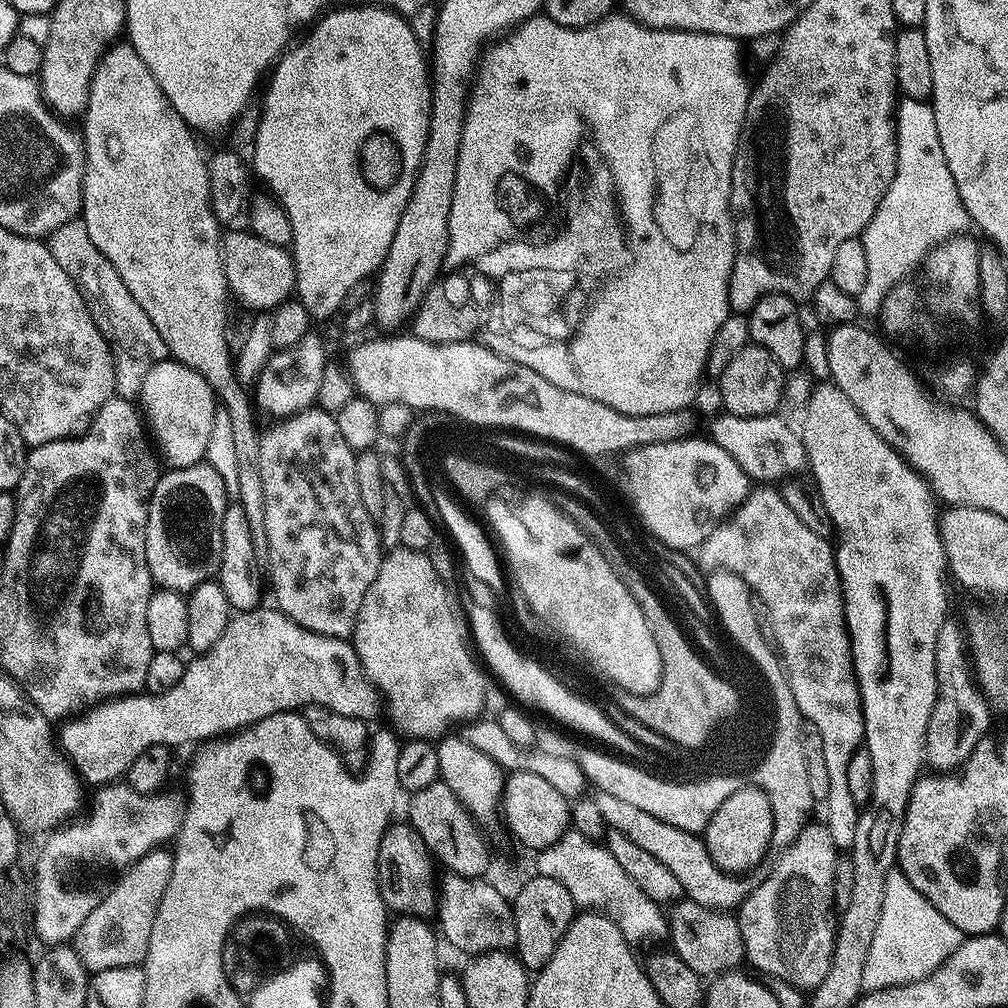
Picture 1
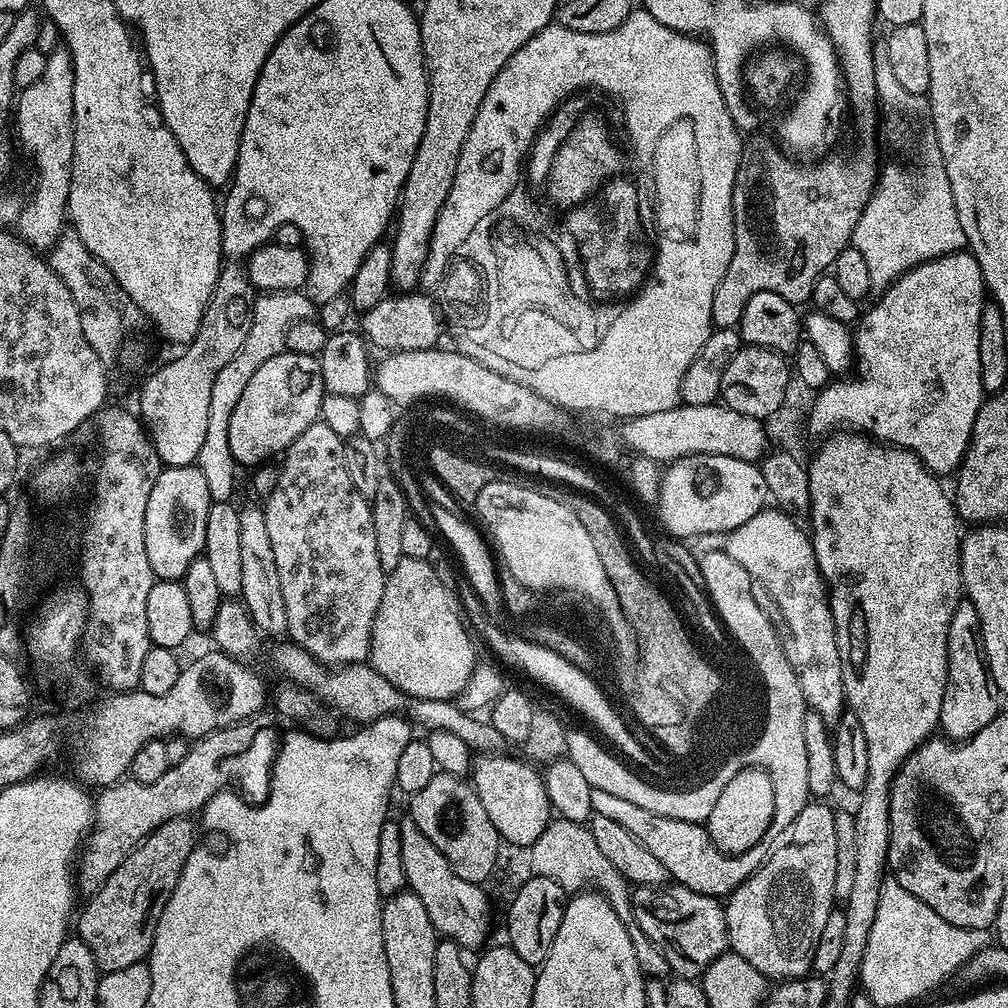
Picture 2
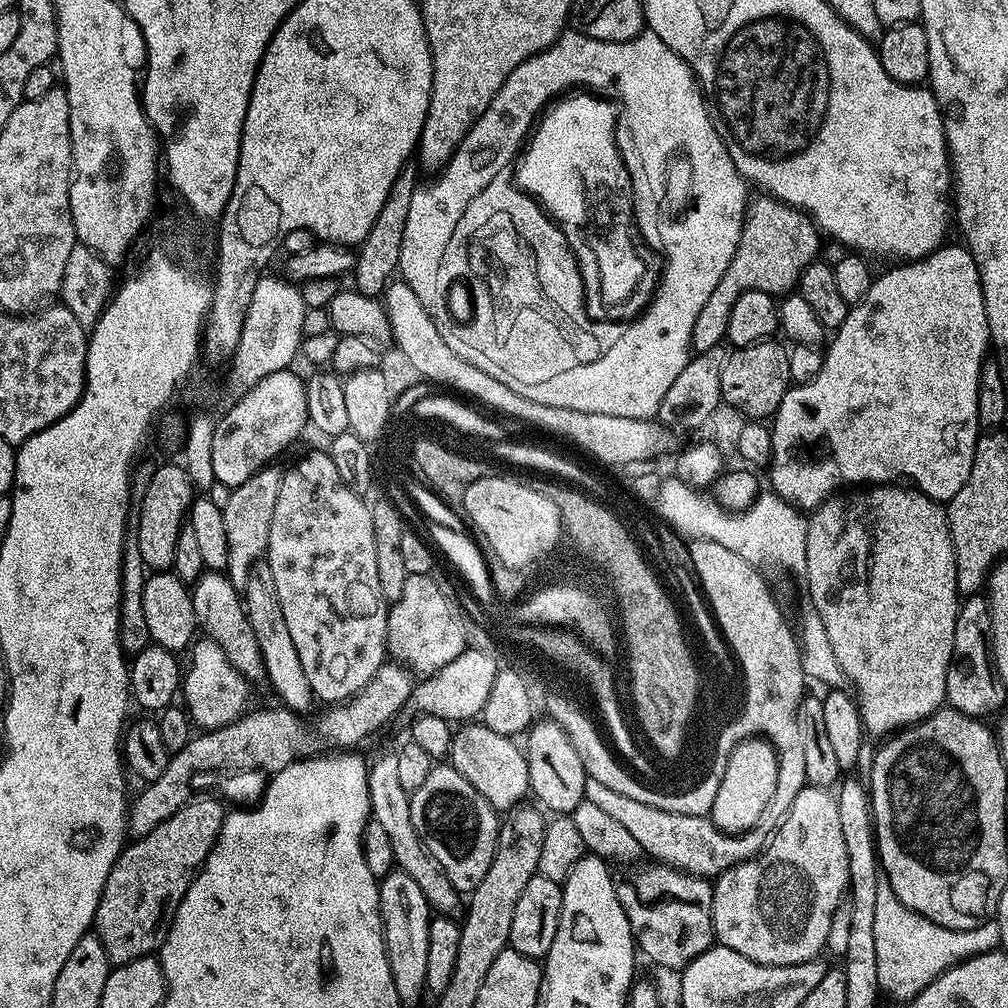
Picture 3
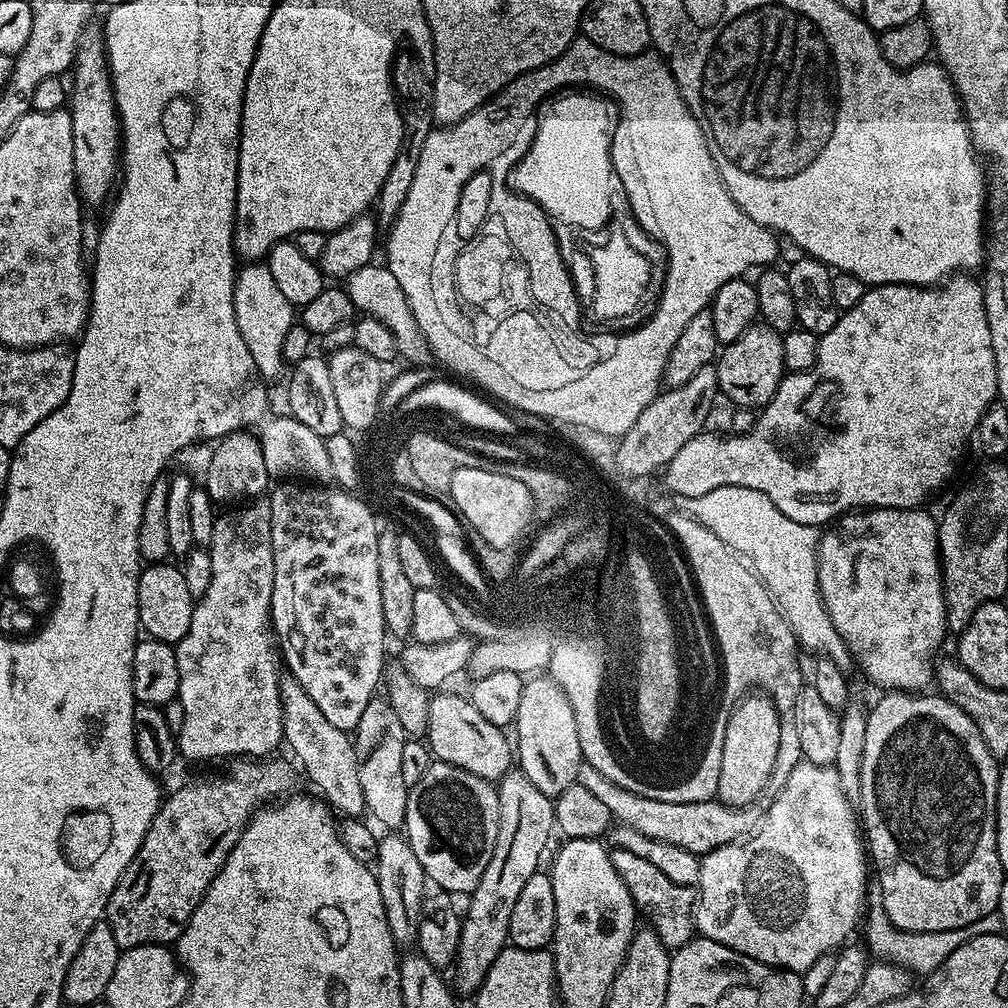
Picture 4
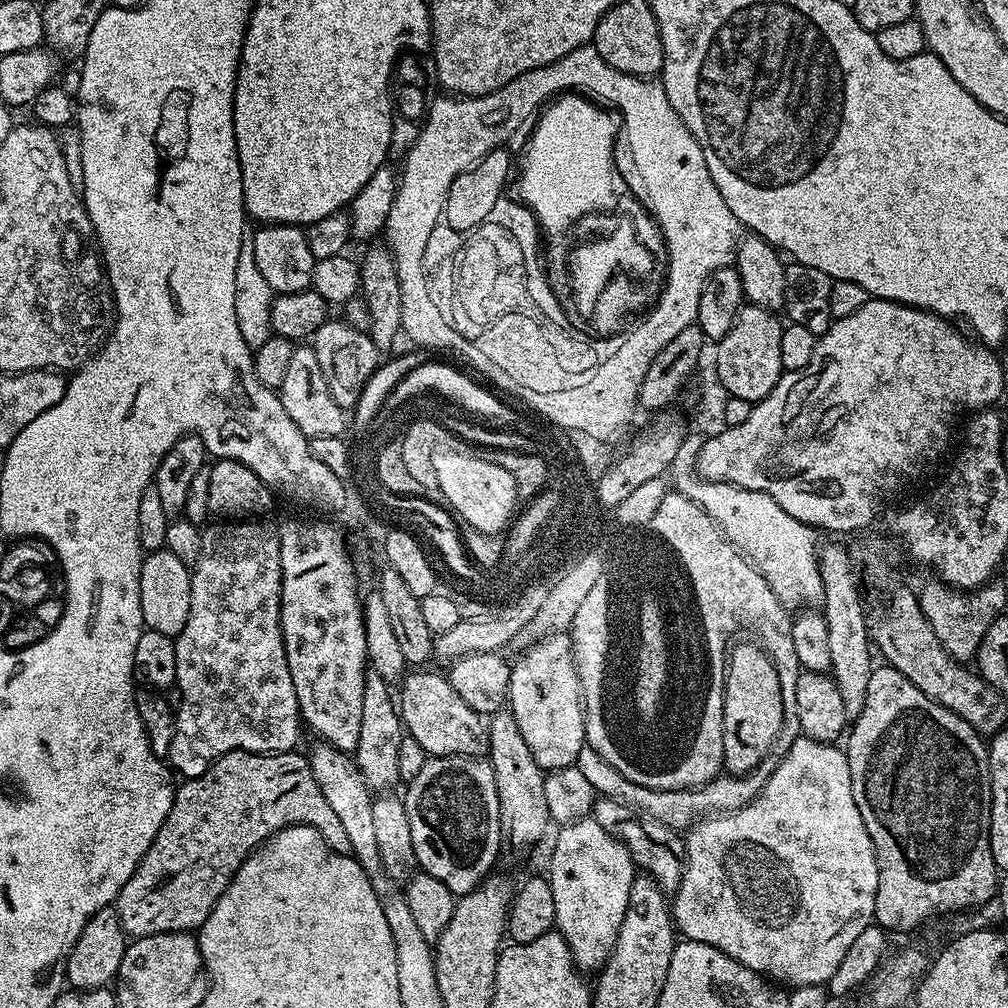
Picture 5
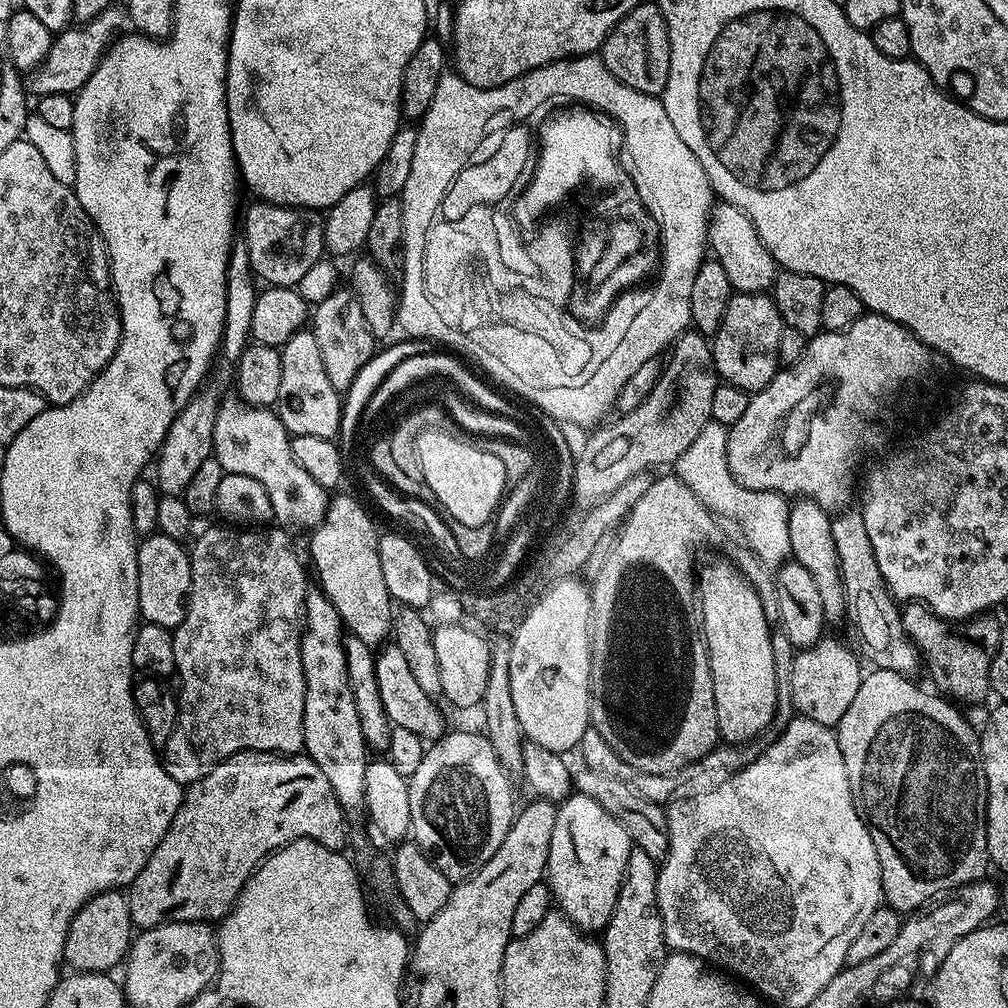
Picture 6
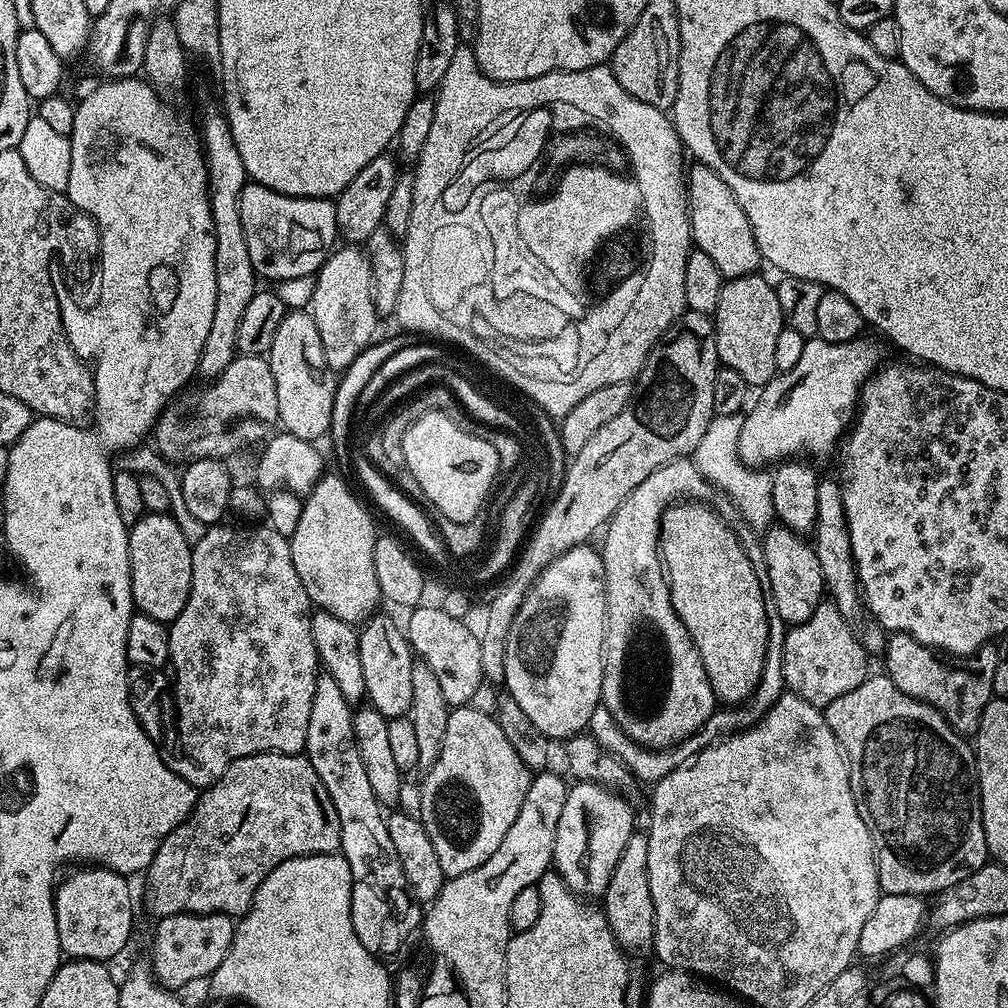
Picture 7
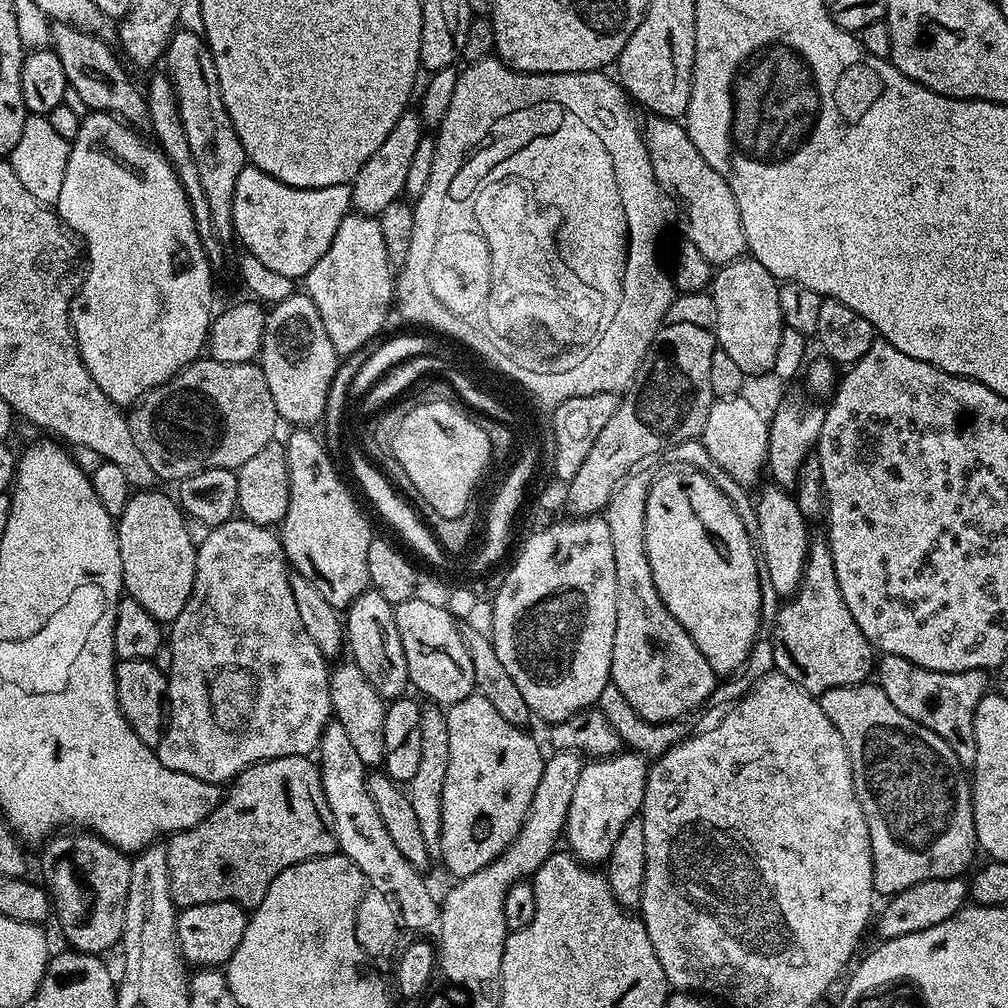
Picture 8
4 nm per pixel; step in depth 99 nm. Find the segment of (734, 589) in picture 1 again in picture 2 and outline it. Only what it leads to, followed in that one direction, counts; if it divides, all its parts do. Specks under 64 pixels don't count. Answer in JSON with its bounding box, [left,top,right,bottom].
[698,550,810,832]

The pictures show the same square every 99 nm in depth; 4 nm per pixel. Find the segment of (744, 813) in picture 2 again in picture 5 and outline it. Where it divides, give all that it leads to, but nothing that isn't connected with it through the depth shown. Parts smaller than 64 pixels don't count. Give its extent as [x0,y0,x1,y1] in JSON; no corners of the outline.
[720,643,784,776]

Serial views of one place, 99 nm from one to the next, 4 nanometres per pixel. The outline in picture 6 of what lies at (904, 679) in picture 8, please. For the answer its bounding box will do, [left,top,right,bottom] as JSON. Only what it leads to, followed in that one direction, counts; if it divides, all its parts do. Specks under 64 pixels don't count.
[900,602,1002,704]

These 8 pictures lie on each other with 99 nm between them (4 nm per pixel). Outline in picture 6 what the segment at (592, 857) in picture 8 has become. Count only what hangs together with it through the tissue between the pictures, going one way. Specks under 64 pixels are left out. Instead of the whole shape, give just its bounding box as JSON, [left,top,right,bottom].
[546,794,633,933]

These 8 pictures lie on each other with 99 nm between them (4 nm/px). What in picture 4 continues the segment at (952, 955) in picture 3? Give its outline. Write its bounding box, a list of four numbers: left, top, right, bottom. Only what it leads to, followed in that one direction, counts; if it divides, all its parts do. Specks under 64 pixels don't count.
[863,902,1006,974]

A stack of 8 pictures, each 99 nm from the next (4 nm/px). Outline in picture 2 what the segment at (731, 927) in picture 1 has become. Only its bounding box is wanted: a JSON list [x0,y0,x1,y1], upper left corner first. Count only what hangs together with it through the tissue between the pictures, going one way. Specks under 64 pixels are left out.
[631,882,729,978]

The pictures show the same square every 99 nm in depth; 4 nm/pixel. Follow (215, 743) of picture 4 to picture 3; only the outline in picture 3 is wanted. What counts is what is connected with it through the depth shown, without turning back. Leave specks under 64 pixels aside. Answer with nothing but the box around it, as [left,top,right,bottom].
[182,467,284,729]

